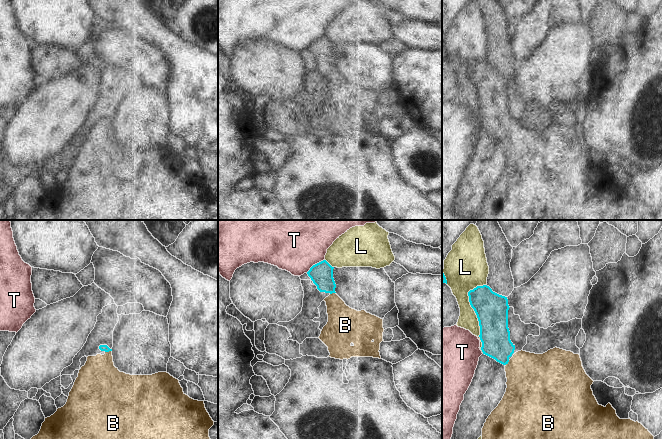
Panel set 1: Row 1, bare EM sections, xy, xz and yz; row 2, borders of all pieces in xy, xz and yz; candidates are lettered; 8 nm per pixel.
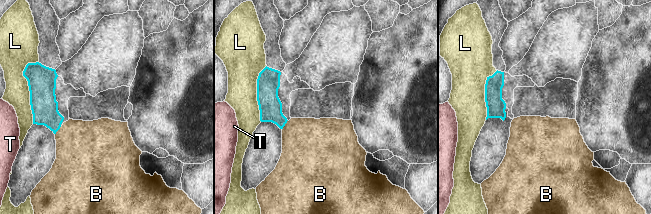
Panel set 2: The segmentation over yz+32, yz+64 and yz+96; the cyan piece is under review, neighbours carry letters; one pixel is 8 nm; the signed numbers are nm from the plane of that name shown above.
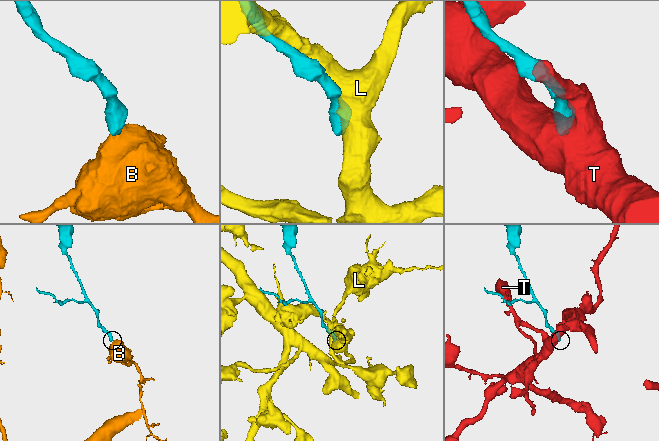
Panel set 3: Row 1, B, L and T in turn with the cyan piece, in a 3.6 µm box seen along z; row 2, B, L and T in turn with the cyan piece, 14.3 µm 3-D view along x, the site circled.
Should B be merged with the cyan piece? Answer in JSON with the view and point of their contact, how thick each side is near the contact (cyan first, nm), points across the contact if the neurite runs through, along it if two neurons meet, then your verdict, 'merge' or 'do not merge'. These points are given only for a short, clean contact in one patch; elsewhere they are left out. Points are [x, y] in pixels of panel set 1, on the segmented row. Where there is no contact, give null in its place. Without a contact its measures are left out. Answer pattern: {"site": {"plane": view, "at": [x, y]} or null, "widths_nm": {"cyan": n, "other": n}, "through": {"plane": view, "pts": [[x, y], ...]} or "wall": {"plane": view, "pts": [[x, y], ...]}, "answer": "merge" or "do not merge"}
{"site": {"plane": "xy", "at": [108, 351]}, "widths_nm": {"cyan": 50, "other": 340}, "through": {"plane": "xy", "pts": [[105, 348], [108, 351], [98, 380]]}, "answer": "merge"}

